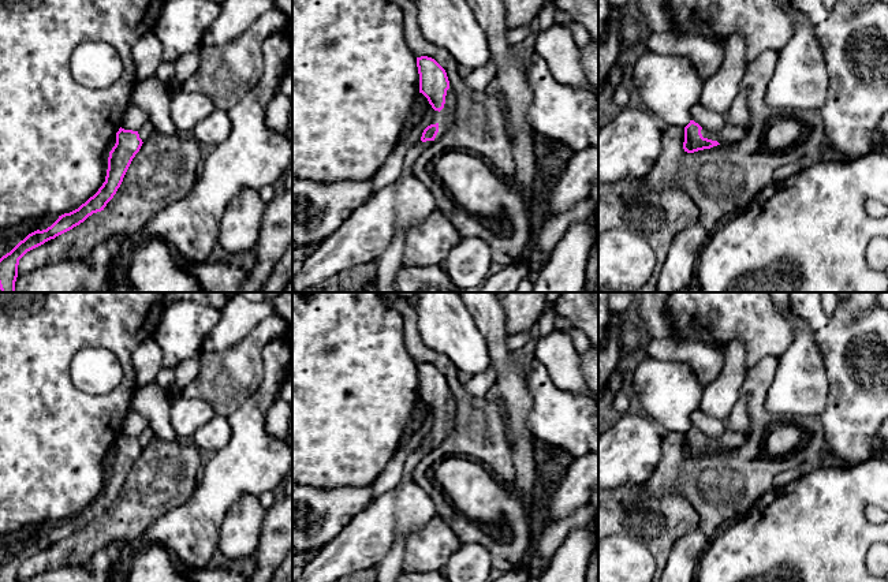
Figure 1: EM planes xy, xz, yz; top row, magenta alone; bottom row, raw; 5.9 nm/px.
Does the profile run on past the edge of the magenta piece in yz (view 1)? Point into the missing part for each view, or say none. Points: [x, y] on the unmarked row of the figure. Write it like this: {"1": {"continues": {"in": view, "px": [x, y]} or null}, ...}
{"1": {"continues": {"in": "yz", "px": [728, 439]}}}

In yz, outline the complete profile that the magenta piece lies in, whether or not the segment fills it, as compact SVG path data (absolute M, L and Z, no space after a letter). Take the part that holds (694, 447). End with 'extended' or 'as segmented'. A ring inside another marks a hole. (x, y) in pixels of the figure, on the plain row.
M694 426L684 433L683 455L687 459L694 459L704 455L710 455L720 449L738 447L745 443L746 436L739 432L725 429L720 436L710 437L701 433Z | extended

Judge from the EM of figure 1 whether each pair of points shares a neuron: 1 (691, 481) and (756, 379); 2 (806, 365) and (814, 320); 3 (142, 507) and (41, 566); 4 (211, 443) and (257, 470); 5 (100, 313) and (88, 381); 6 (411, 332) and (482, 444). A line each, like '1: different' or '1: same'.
1: same
2: different
3: same
4: different
5: different
6: same

